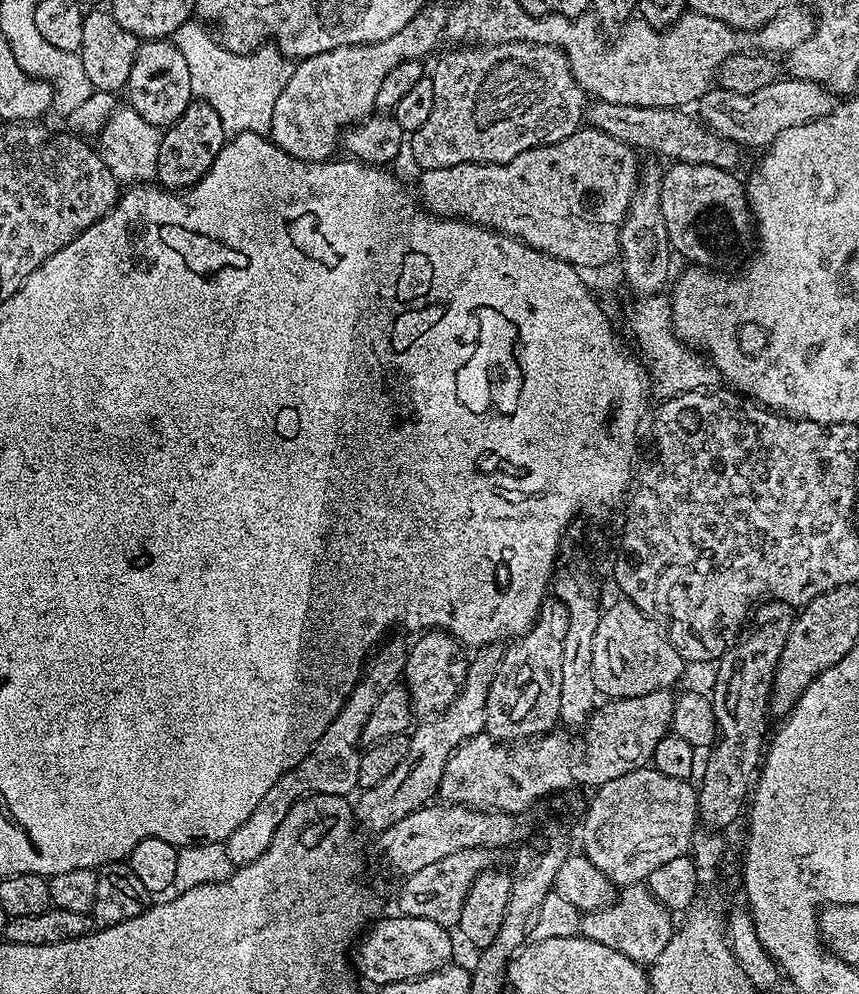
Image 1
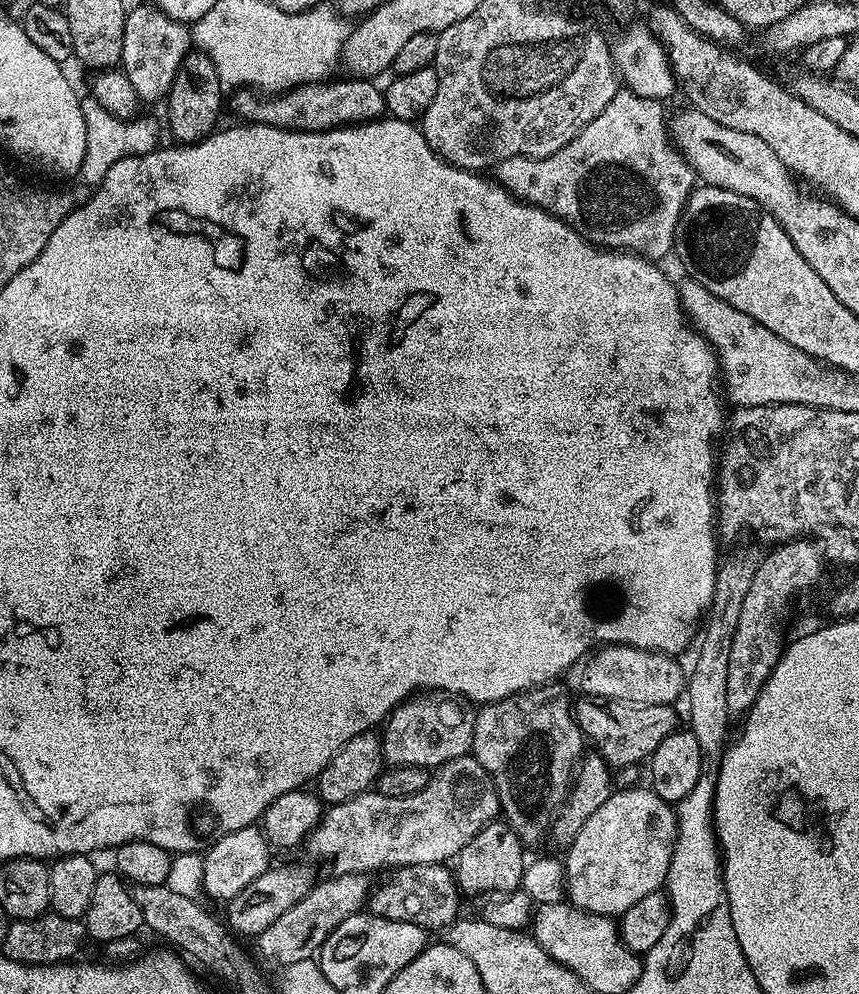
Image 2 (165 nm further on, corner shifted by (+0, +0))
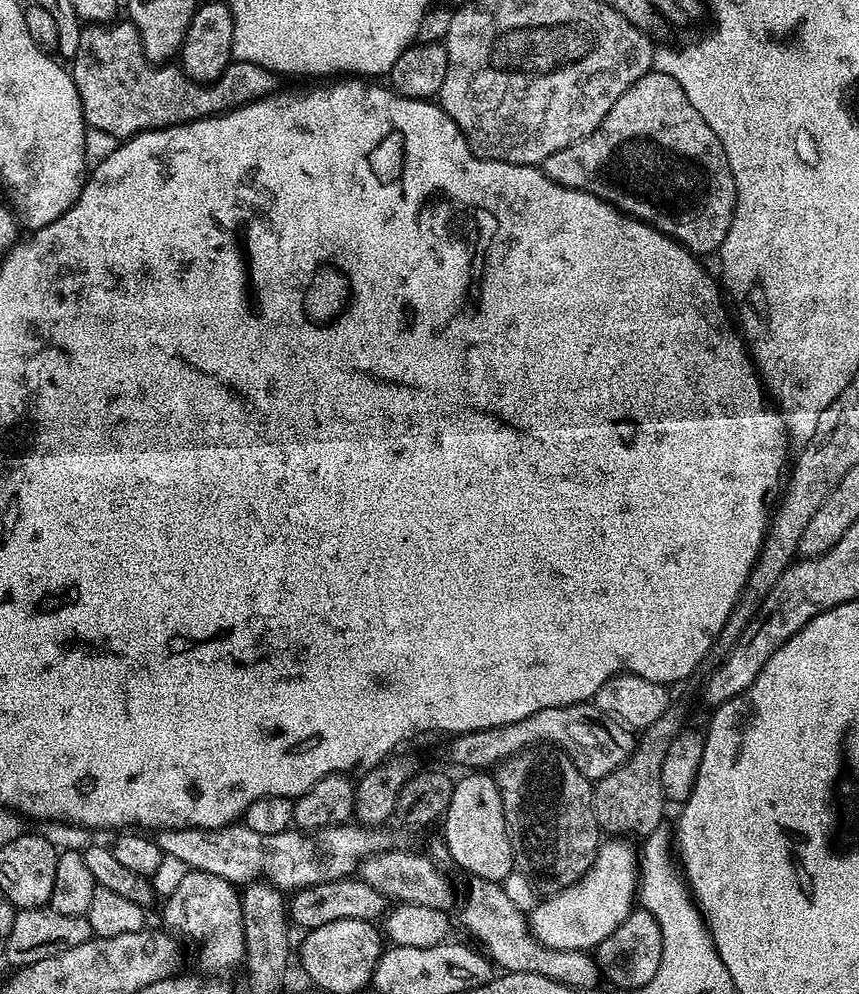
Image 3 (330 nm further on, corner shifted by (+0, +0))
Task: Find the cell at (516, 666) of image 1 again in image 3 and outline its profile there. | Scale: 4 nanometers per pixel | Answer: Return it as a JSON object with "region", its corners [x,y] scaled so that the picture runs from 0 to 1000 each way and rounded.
{"region":[[[616,751],[609,757],[603,758],[602,761],[595,761],[594,764],[579,769],[575,774],[575,780],[580,795],[584,799],[584,815],[587,816],[589,831],[591,832],[591,842],[594,843],[594,851],[596,852],[596,868],[600,876],[612,879],[612,883],[617,883],[625,894],[633,899],[652,897],[659,891],[664,891],[668,887],[676,885],[682,879],[685,872],[692,867],[694,855],[701,848],[701,838],[698,832],[694,829],[694,820],[692,819],[692,811],[689,810],[690,786],[681,783],[668,771],[668,767],[664,767],[664,763],[659,758],[653,757],[646,751]]]}

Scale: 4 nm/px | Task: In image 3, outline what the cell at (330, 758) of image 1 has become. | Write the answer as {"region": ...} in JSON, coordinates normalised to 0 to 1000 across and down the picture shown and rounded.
{"region":[[[219,876],[217,883],[190,906],[191,930],[197,939],[211,938],[233,953],[233,974],[237,980],[261,980],[284,968],[284,925],[276,890],[254,879]]]}

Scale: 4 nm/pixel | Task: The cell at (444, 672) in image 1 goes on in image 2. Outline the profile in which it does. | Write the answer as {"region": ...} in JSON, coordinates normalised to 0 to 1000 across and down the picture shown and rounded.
{"region":[[[495,694],[464,708],[445,732],[442,749],[448,770],[458,773],[497,773],[506,775],[529,763],[549,756],[554,716],[548,707],[520,696]]]}

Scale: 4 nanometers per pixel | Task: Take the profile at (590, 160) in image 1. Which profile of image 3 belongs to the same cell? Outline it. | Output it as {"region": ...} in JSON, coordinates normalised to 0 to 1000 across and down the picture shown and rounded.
{"region":[[[760,70],[743,78],[743,82],[733,86],[724,99],[710,107],[710,115],[701,119],[693,131],[682,139],[640,155],[631,168],[636,179],[701,199],[722,213],[774,233],[815,260],[820,260],[823,254],[837,255],[852,226],[857,188],[854,175],[850,175],[850,163],[845,163],[845,151],[841,151],[836,135],[822,127],[817,115],[803,107],[803,99],[794,95],[794,87],[774,72]]]}

